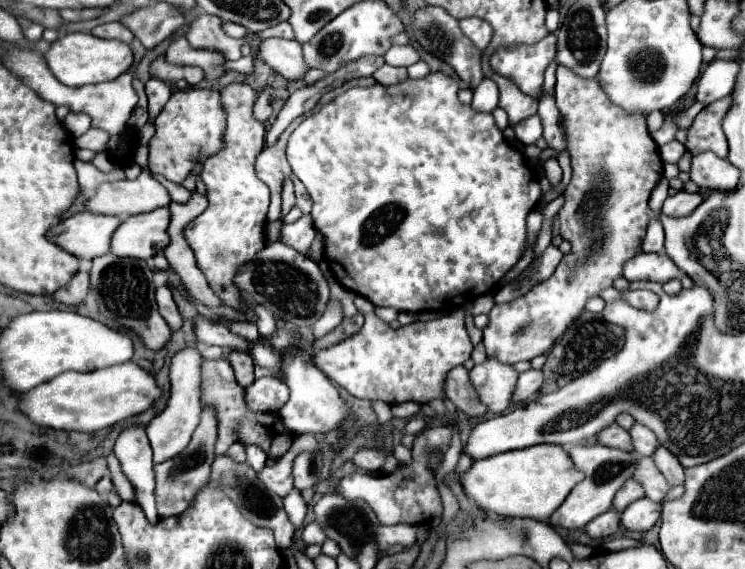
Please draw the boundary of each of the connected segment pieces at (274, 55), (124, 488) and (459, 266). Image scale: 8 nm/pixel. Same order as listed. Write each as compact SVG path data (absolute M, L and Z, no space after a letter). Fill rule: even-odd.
M268 38L260 46L260 56L268 66L272 66L290 82L300 82L304 74L310 70L306 68L302 46L296 40Z
M112 454L106 456L108 460L108 466L110 466L110 476L112 476L112 482L114 482L114 488L118 492L118 496L126 502L134 502L134 486L130 484L130 480L126 480L126 476L122 474L120 470L120 464L118 464L118 458Z
M432 72L420 80L404 80L402 84L370 88L350 88L320 112L308 116L288 140L288 162L292 172L302 180L312 196L312 220L314 228L324 236L324 256L332 266L338 282L348 290L368 298L374 306L390 306L400 312L448 312L456 306L466 306L476 300L476 294L486 294L492 286L522 258L526 246L526 218L540 200L538 174L522 152L514 150L496 126L490 112L474 112L470 104L458 100L458 84L444 72Z

